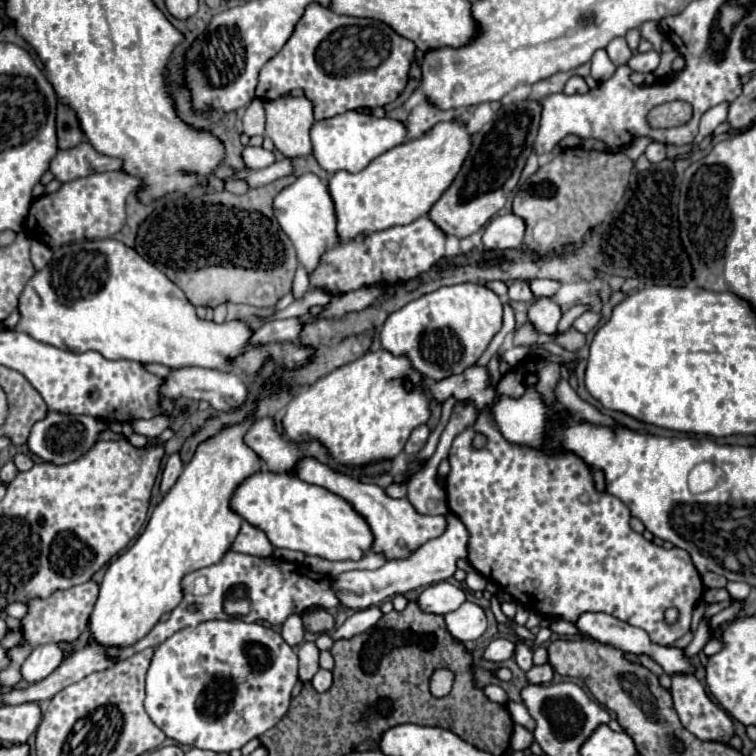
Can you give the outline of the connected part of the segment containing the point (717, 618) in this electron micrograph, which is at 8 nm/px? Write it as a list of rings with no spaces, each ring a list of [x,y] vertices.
[[[743,601],[733,603],[725,610],[721,611],[720,613],[711,617],[710,618],[710,634],[712,634],[712,632],[714,631],[715,628],[717,628],[721,624],[727,622],[735,614],[737,614],[739,612],[739,610],[742,608],[743,603],[744,603]]]

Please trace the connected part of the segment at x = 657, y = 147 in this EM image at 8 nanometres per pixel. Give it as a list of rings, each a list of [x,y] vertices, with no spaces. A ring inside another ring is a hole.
[[[652,142],[648,148],[646,148],[646,154],[644,154],[650,162],[662,162],[666,158],[666,146],[660,144],[660,142]]]

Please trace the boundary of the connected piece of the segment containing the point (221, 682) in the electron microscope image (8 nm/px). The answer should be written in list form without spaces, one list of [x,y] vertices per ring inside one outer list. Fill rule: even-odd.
[[[210,620],[198,628],[182,628],[166,638],[152,656],[146,676],[146,712],[152,722],[172,740],[214,752],[242,748],[248,740],[264,734],[286,714],[290,694],[298,682],[298,656],[278,632],[244,620]]]

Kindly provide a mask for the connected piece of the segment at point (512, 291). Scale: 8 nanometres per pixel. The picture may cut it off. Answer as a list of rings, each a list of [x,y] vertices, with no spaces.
[[[512,282],[508,286],[508,298],[514,300],[514,302],[528,302],[534,296],[532,296],[532,292],[530,292],[530,288],[528,288],[526,282]]]

